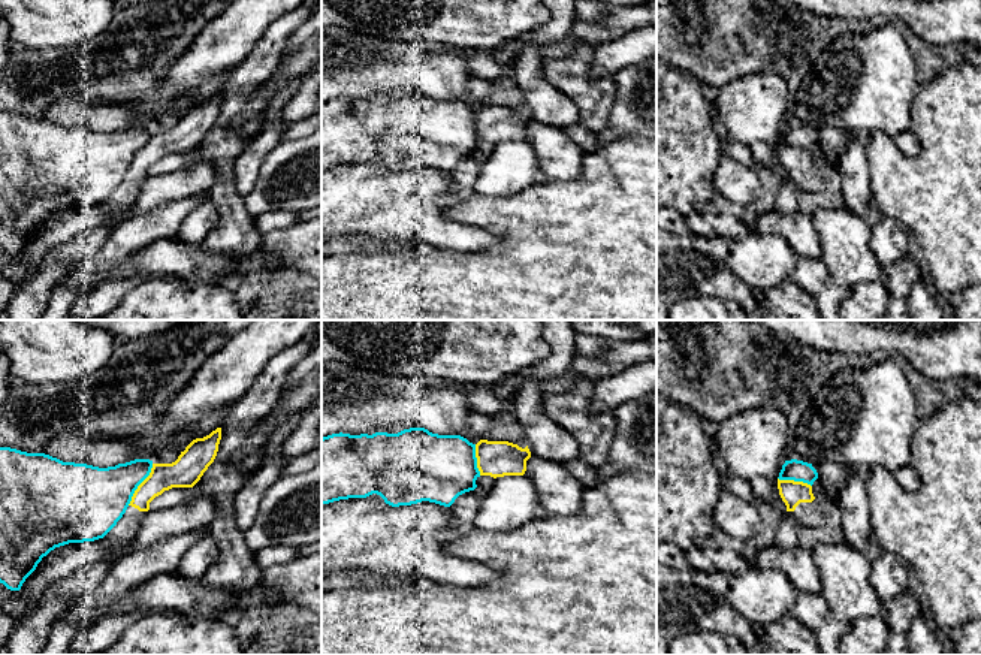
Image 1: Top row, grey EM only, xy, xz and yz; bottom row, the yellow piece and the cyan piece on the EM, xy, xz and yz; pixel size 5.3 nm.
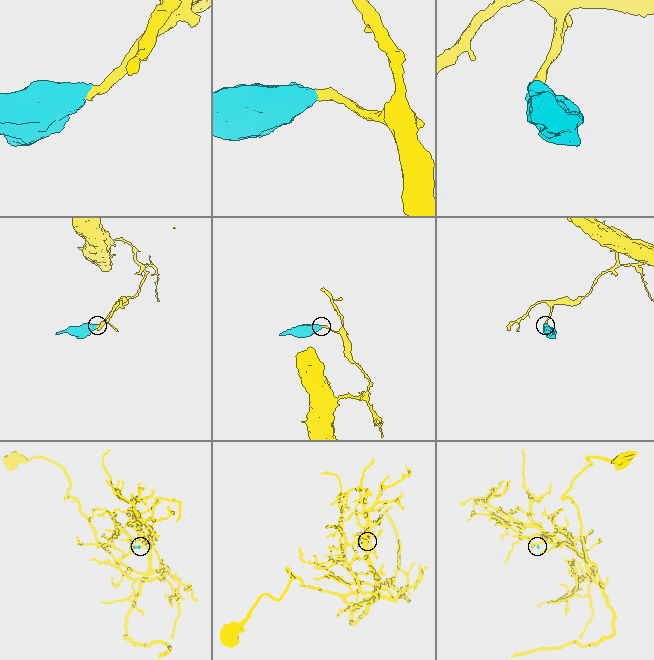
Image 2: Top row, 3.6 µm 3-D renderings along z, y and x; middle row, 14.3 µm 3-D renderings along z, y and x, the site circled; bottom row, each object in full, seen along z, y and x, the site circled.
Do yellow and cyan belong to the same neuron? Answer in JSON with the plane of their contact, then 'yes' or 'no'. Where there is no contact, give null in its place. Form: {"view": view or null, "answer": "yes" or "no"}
{"view": "xy", "answer": "no"}

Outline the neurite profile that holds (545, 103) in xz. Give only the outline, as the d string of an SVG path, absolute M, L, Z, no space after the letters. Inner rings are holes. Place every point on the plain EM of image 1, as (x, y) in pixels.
M544 0L544 4L550 19L522 37L526 45L513 63L513 78L523 94L523 106L531 120L562 129L579 123L579 109L570 97L543 78L538 48L562 40L570 33L576 19L576 0Z

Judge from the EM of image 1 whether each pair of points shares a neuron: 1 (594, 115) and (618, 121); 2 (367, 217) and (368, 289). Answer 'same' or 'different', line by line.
1: different
2: different

